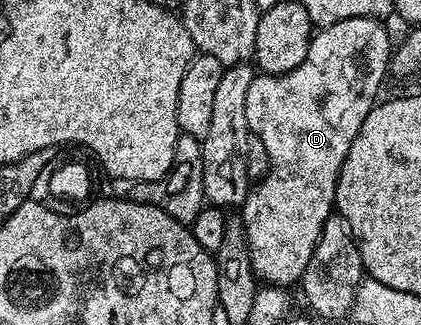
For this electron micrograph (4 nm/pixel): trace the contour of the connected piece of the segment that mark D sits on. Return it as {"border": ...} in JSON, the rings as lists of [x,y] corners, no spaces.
{"border":[[[358,16],[357,18],[345,18],[345,22],[337,22],[328,28],[318,29],[311,37],[311,45],[305,54],[305,62],[301,62],[301,66],[297,66],[280,76],[257,74],[253,78],[253,82],[249,82],[249,94],[245,98],[247,126],[254,135],[261,138],[261,142],[265,142],[265,150],[269,150],[271,165],[267,173],[263,175],[263,179],[258,181],[248,191],[247,200],[241,206],[241,215],[243,217],[247,241],[249,242],[251,265],[253,266],[256,277],[264,285],[286,289],[290,289],[292,287],[291,284],[298,285],[305,274],[305,266],[309,266],[309,258],[313,258],[313,250],[321,238],[321,230],[325,226],[327,219],[332,216],[333,209],[335,208],[337,178],[339,177],[341,166],[345,162],[345,154],[349,154],[349,146],[353,146],[353,138],[357,138],[357,130],[361,130],[361,122],[365,122],[369,110],[375,107],[377,101],[380,99],[379,87],[382,86],[383,79],[388,79],[389,76],[393,40],[391,44],[391,36],[387,33],[387,28],[383,24],[386,23],[374,16]]]}

